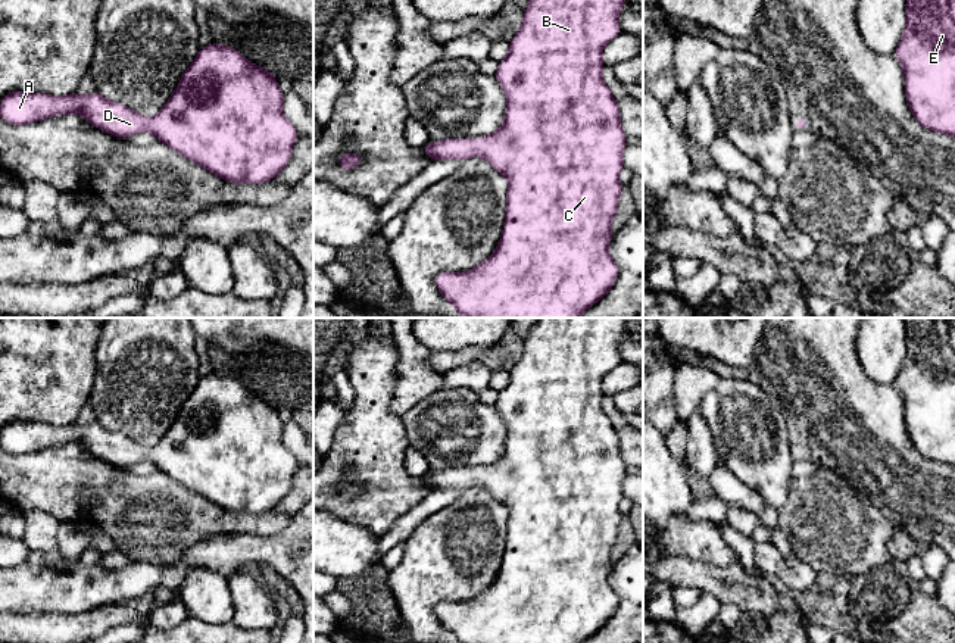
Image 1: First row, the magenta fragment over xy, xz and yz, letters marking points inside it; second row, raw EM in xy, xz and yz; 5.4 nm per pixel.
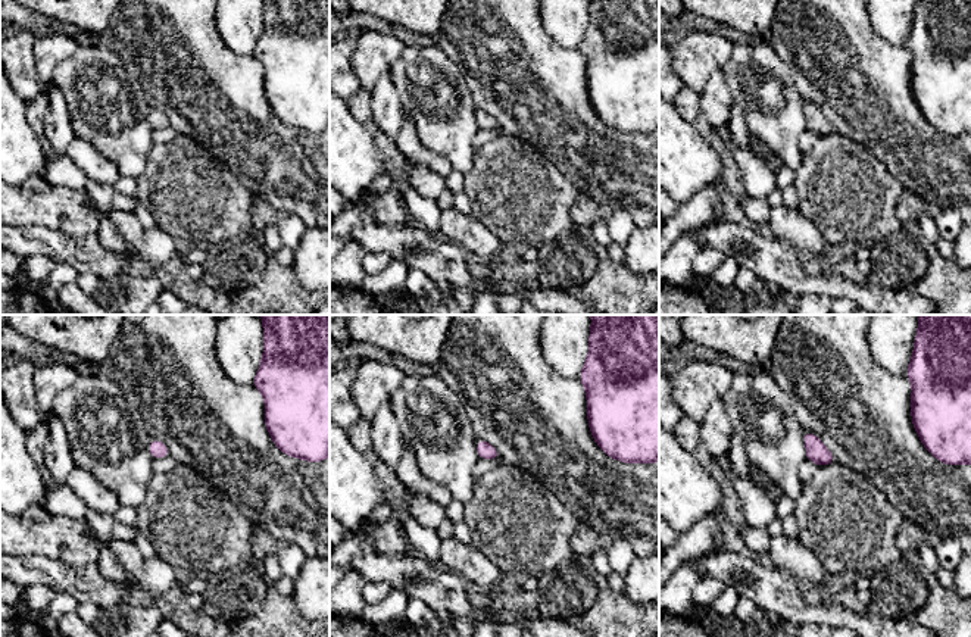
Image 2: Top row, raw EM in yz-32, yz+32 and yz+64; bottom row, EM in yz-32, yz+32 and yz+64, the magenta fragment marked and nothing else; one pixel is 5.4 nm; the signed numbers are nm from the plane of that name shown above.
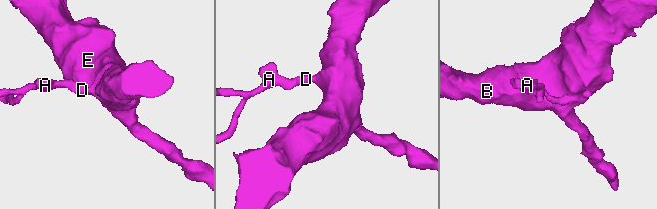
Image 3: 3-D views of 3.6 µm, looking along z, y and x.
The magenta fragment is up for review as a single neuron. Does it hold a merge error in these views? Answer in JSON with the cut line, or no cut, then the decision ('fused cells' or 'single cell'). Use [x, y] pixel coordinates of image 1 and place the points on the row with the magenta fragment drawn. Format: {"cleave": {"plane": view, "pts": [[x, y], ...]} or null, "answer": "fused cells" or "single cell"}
{"cleave": null, "answer": "single cell"}

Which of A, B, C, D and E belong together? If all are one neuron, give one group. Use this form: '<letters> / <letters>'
A B C D E

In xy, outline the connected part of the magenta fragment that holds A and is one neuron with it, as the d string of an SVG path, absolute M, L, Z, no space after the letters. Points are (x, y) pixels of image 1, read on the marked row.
M210 43L200 47L180 84L159 113L150 119L106 100L97 90L90 96L50 96L15 90L0 99L0 118L26 125L44 118L79 113L93 127L124 140L149 131L156 140L231 184L263 184L274 180L290 162L297 129L283 112L284 93L277 77L255 66L232 47Z

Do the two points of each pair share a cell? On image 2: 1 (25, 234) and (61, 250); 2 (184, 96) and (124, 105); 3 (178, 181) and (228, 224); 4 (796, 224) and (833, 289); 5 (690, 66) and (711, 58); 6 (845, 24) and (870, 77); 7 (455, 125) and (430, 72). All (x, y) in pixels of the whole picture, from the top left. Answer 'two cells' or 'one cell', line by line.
1: one cell
2: two cells
3: one cell
4: two cells
5: one cell
6: one cell
7: one cell

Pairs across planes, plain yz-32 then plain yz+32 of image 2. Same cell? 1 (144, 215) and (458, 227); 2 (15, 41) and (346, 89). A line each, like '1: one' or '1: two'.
1: two
2: one

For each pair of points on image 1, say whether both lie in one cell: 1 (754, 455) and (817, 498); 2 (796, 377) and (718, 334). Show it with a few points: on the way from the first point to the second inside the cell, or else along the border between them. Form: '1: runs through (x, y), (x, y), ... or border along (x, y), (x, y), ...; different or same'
1: border along (793, 480), (789, 498), (779, 509); different
2: border along (764, 333), (748, 368); different

